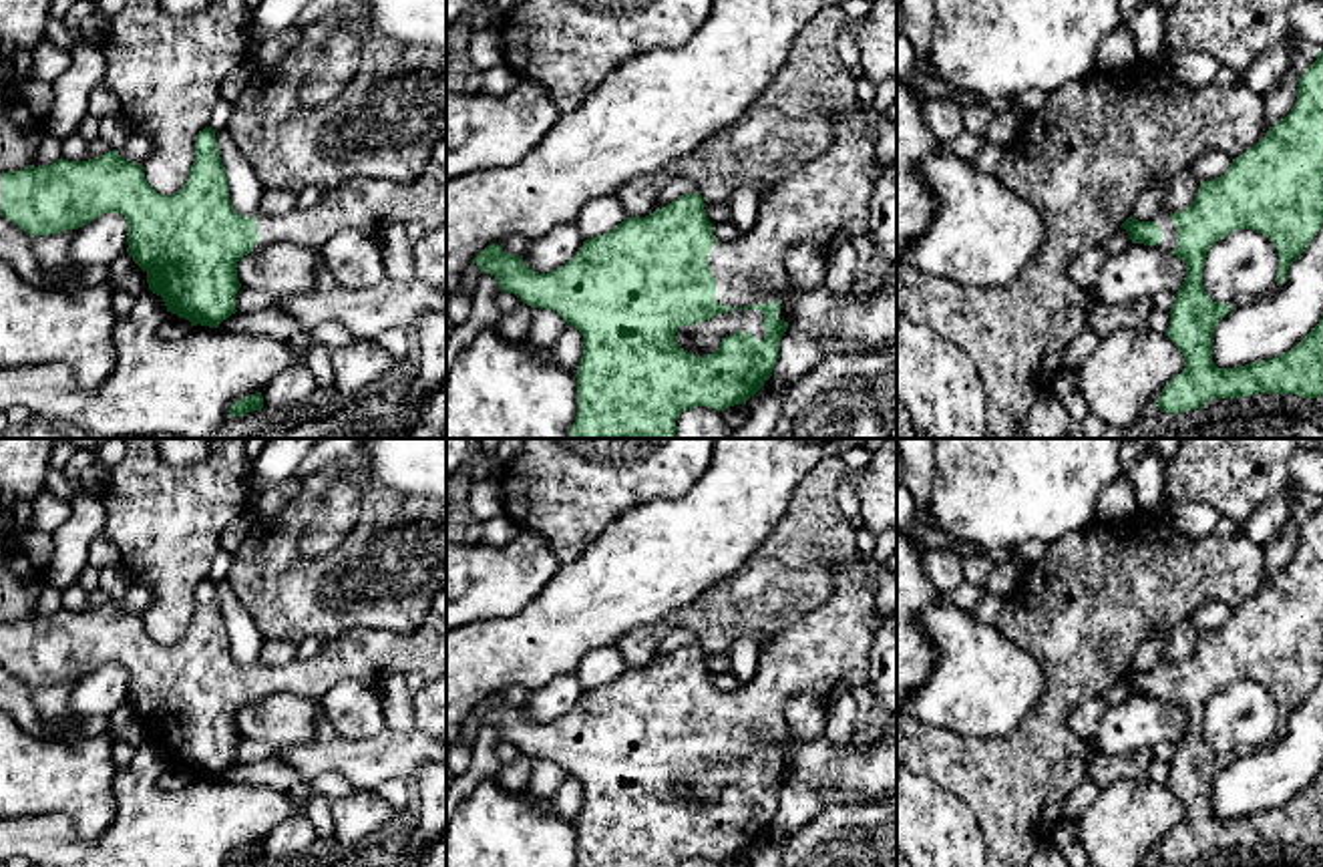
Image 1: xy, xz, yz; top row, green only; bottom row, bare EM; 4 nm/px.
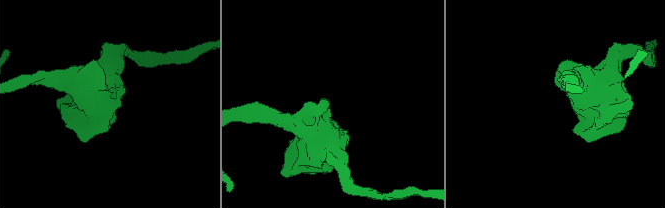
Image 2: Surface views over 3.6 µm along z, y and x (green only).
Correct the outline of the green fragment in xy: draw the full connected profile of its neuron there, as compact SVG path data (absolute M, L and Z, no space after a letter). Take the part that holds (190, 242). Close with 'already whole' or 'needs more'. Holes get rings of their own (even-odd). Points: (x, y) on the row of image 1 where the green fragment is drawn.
M211 127L195 137L195 159L187 183L173 195L157 193L147 183L143 167L125 161L119 151L88 161L60 157L52 165L0 173L0 215L32 237L78 229L103 213L121 213L127 219L127 253L147 274L149 290L163 298L167 312L189 320L191 326L219 328L237 312L235 294L241 288L237 262L251 251L275 241L322 249L344 229L358 229L382 241L392 223L410 219L420 221L426 229L446 225L446 167L428 161L410 183L348 179L326 191L314 207L275 217L263 213L241 217L233 209Z; needs more

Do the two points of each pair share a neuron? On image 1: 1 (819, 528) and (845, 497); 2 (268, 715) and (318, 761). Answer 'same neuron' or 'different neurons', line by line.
1: different neurons
2: different neurons

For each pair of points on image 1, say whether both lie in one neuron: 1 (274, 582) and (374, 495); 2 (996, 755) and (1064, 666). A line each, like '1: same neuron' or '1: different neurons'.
1: same neuron
2: same neuron

